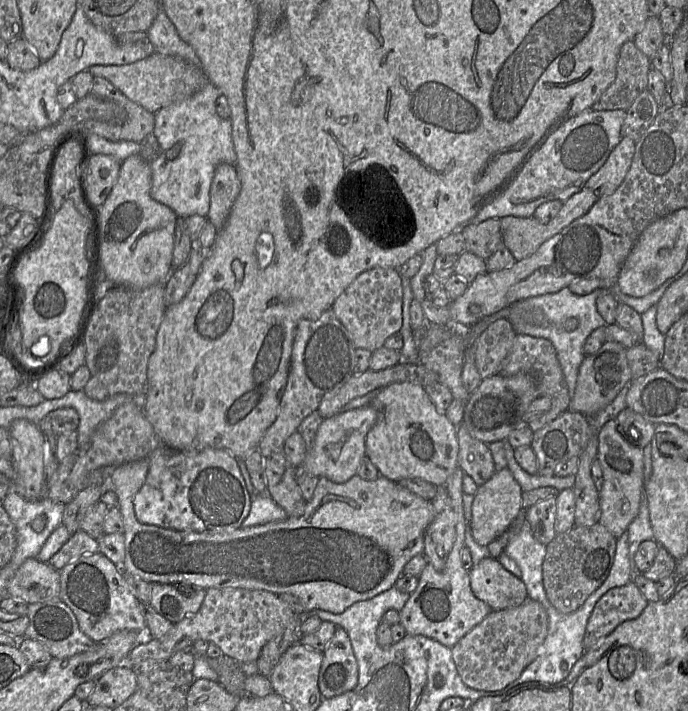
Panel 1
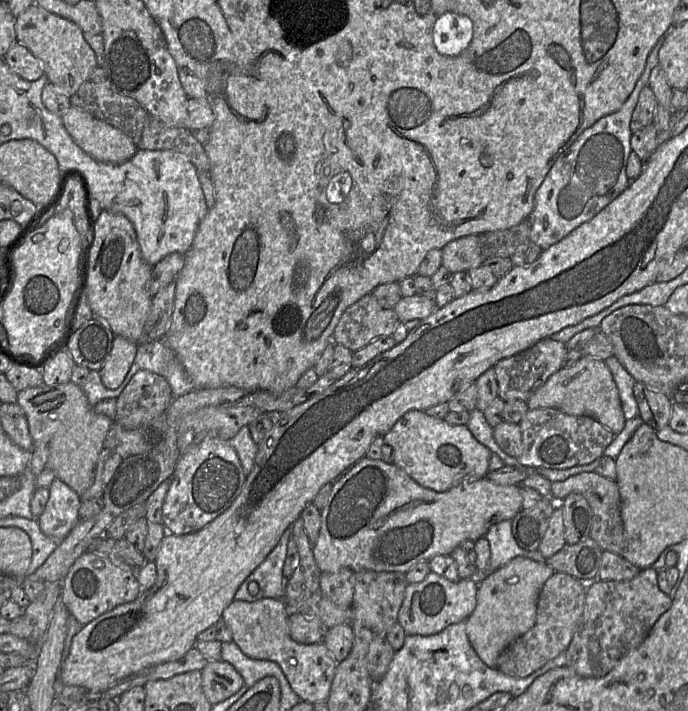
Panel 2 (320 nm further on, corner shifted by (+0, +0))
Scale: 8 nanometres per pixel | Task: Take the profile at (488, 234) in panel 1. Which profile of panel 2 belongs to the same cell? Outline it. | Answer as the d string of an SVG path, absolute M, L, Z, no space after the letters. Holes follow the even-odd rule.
M468 235L446 244L442 250L442 266L452 273L468 272L483 265L479 235Z

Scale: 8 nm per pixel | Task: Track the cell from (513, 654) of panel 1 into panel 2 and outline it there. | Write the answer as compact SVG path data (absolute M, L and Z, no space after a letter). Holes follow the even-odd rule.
M555 571L540 591L534 626L504 650L496 668L508 676L523 678L565 652L583 615L586 592L587 588L579 579Z

